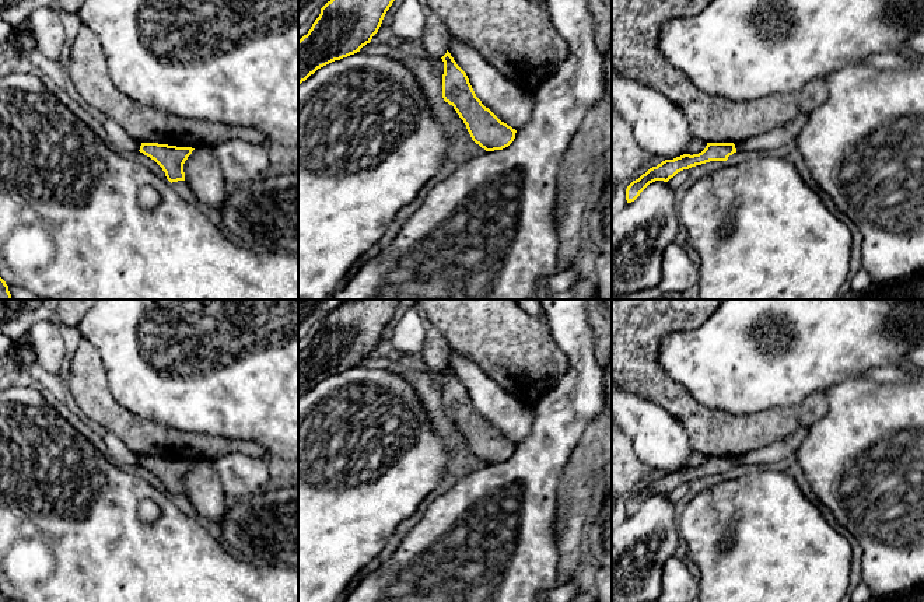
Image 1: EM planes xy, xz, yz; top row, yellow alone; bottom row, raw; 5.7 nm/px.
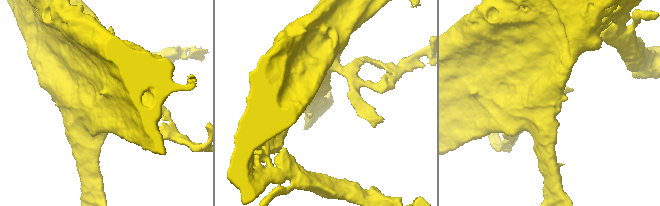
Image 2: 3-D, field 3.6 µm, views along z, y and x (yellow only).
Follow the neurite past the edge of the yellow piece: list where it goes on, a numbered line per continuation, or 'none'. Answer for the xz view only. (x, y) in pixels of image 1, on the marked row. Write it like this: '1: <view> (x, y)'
none

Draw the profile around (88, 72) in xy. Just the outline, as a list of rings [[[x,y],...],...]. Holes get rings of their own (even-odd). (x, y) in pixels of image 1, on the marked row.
[[[85,24],[80,25],[71,43],[69,71],[83,104],[102,112],[140,143],[210,148],[241,139],[252,144],[269,144],[265,133],[253,127],[183,119],[133,101],[111,81],[101,42]]]

